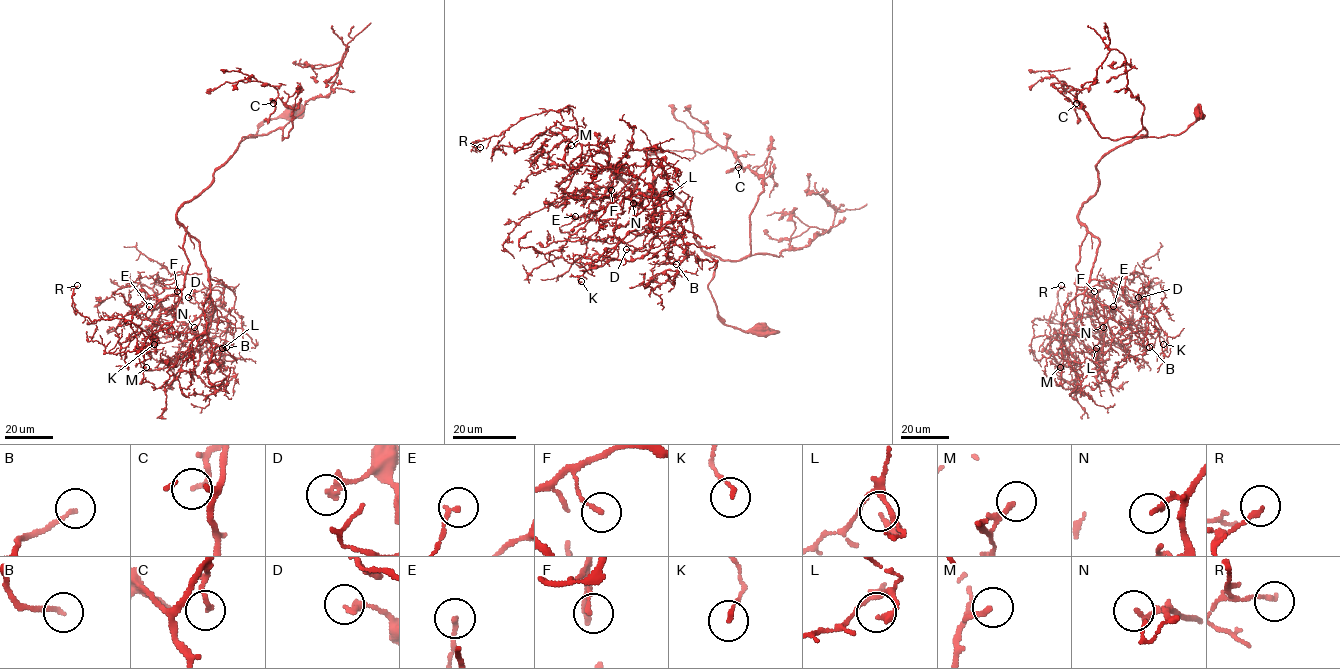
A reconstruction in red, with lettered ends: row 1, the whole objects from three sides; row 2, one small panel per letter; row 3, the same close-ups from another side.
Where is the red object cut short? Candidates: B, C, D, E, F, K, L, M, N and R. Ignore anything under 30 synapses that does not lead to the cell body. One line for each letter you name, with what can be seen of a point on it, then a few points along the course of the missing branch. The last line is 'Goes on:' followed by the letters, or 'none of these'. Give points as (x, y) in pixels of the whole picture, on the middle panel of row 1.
Goes on: none of these

